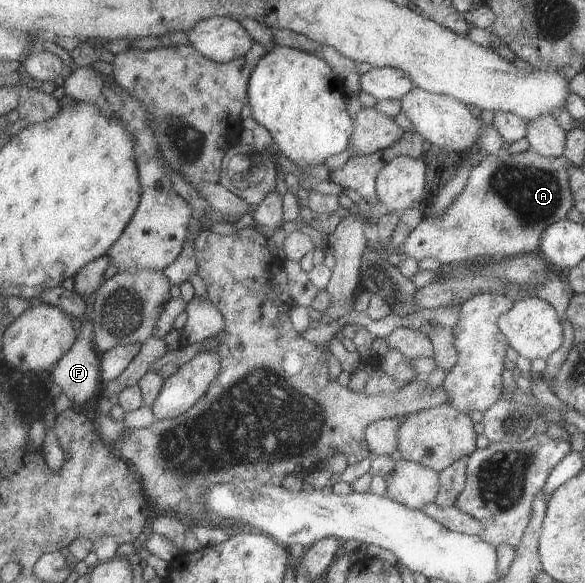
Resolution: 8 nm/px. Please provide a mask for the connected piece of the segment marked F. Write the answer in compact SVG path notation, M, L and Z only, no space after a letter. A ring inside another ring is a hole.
M92 292L92 294L85 299L86 314L84 314L84 318L81 319L76 342L73 348L58 361L58 364L52 370L53 382L60 386L65 396L71 400L73 406L78 408L78 410L82 410L86 404L90 404L90 400L96 396L98 386L100 386L101 355L97 352L93 344L95 328L93 327L92 318L89 317L94 310L96 298L96 292Z

